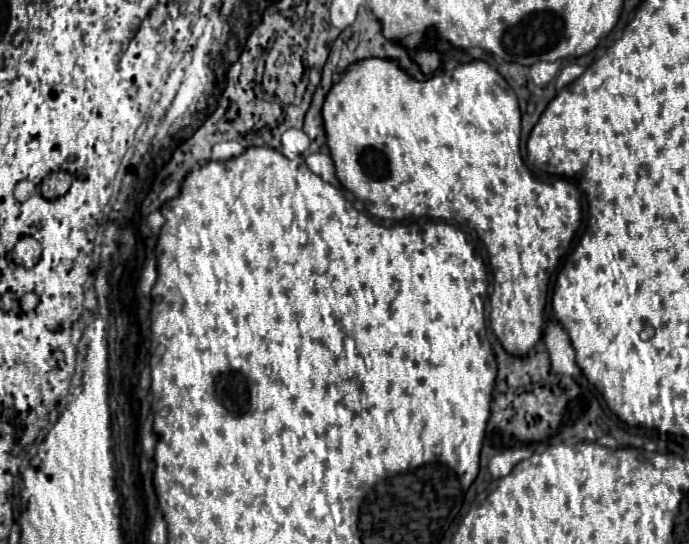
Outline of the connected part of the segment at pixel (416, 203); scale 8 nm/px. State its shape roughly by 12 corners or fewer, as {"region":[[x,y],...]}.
{"region":[[486,62],[426,82],[352,64],[322,106],[338,180],[380,220],[490,254],[490,326],[544,338],[580,192],[520,156]]}

